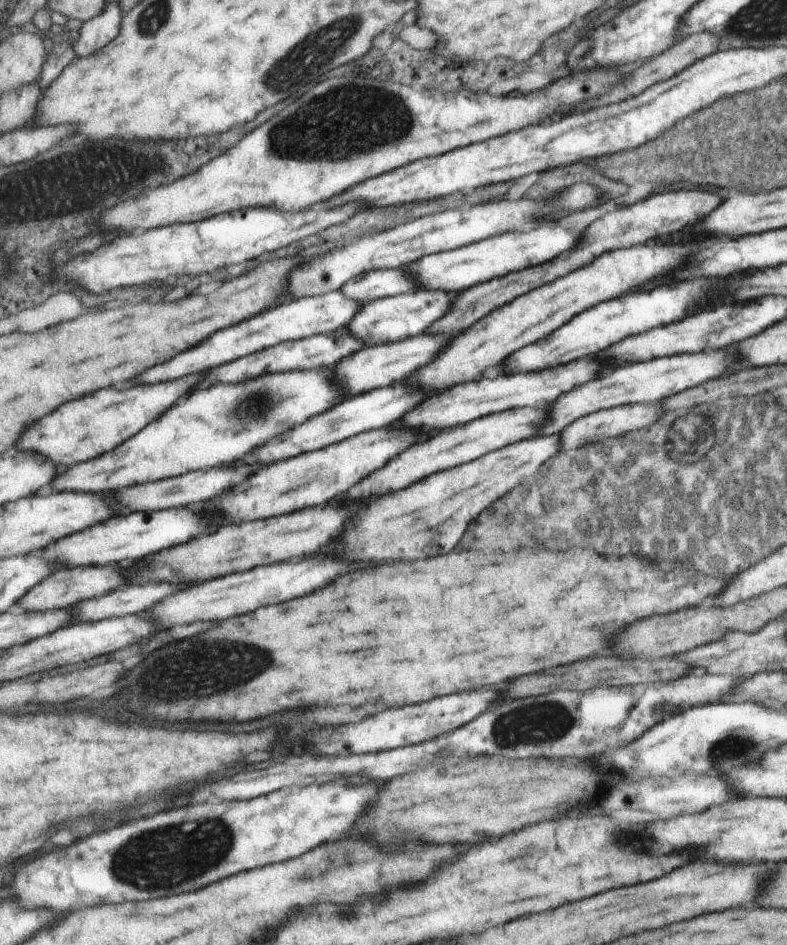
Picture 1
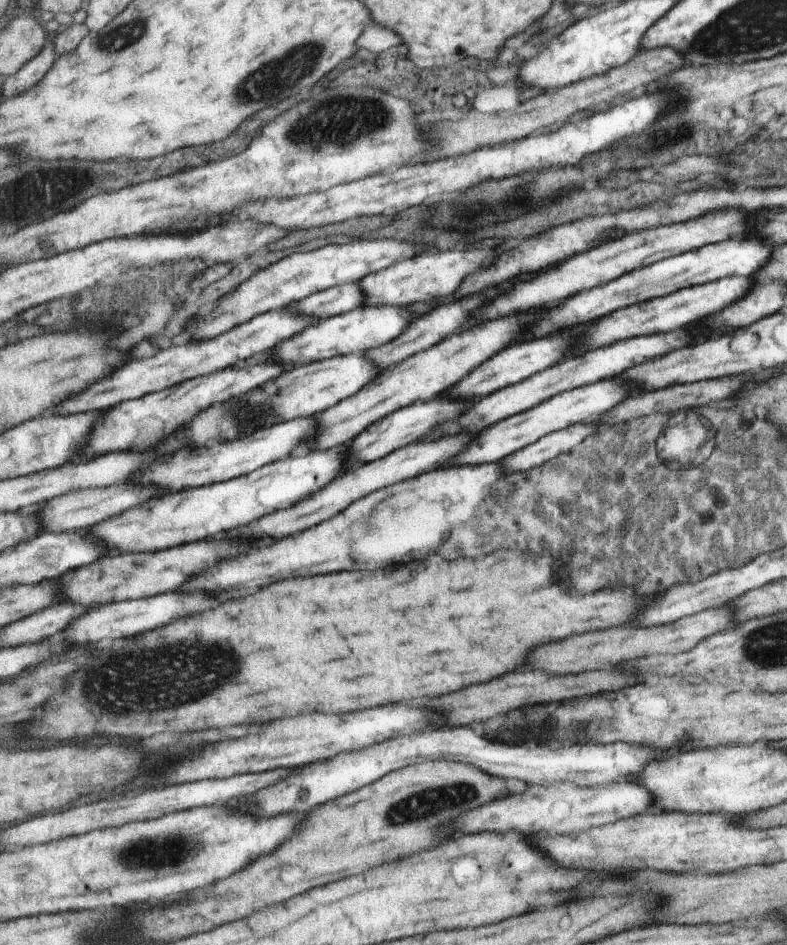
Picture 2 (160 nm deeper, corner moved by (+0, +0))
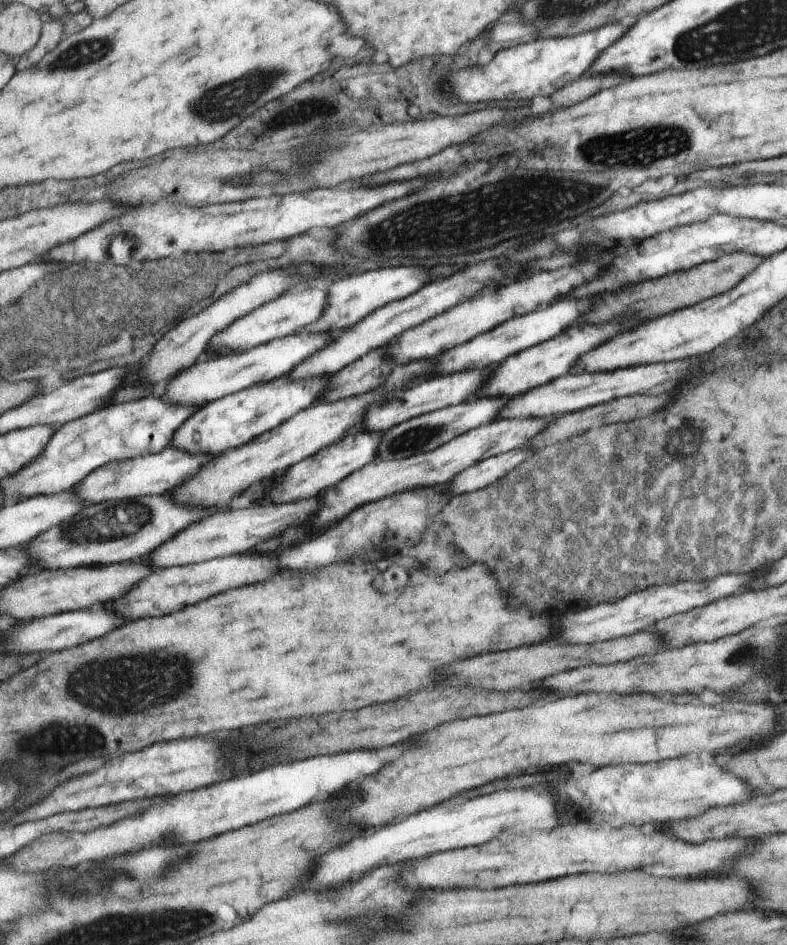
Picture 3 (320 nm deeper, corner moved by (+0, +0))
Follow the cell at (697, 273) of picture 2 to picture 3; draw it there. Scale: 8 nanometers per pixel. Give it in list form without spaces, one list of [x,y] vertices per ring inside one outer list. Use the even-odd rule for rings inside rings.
[[[579,298],[579,300],[559,300],[551,306],[545,306],[543,310],[537,310],[537,312],[531,312],[531,314],[525,314],[525,316],[519,316],[519,318],[511,318],[507,322],[503,322],[503,326],[497,326],[493,328],[491,332],[485,332],[477,338],[473,338],[471,342],[467,342],[465,346],[457,346],[441,356],[438,361],[434,362],[434,374],[452,375],[455,373],[463,372],[465,370],[477,370],[477,368],[487,368],[487,366],[493,366],[493,364],[499,364],[501,360],[505,360],[507,356],[515,354],[515,352],[521,352],[533,344],[539,344],[555,334],[559,334],[565,326],[573,324],[579,314],[587,312],[589,306],[591,306],[591,298]]]

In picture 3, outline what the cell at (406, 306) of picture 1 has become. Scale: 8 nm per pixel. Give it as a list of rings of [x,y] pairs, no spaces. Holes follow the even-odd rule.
[[[299,333],[272,340],[250,351],[239,351],[225,357],[217,356],[211,360],[203,357],[193,367],[175,375],[175,378],[169,382],[163,398],[171,398],[171,402],[181,406],[205,406],[217,398],[225,398],[233,393],[285,376],[336,338],[334,333]]]

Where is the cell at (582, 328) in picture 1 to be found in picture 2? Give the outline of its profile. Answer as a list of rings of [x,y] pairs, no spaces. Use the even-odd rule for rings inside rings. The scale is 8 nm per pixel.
[[[563,332],[563,334],[555,334],[551,338],[545,338],[545,340],[533,340],[533,342],[525,342],[525,344],[519,344],[519,346],[507,346],[507,350],[503,350],[503,354],[499,354],[491,362],[487,362],[487,366],[479,366],[475,370],[475,374],[463,378],[463,382],[459,382],[459,386],[453,386],[449,390],[449,396],[451,398],[471,398],[471,396],[475,396],[476,399],[481,399],[494,394],[499,388],[511,386],[511,384],[515,384],[519,380],[525,380],[527,376],[531,376],[539,370],[545,370],[545,368],[557,364],[563,356],[571,356],[569,354],[571,342],[573,342],[571,334]]]

